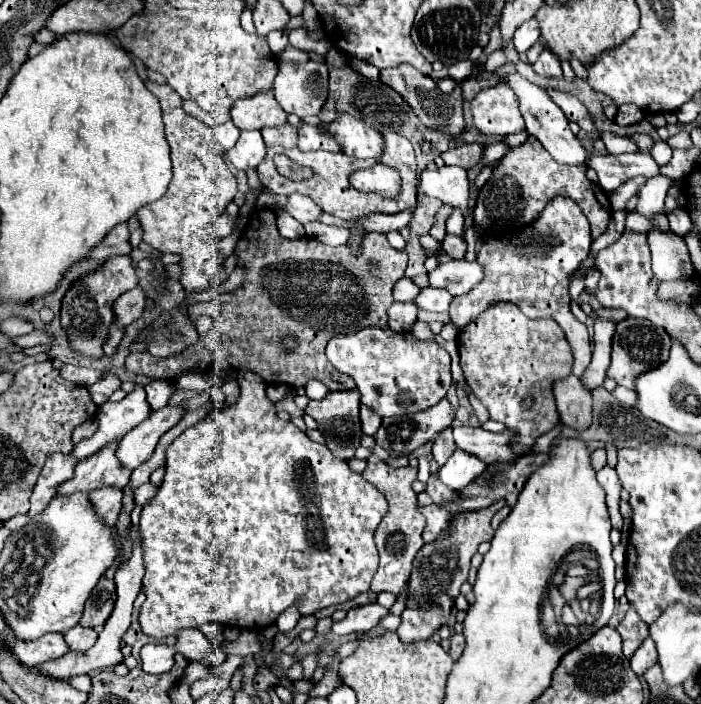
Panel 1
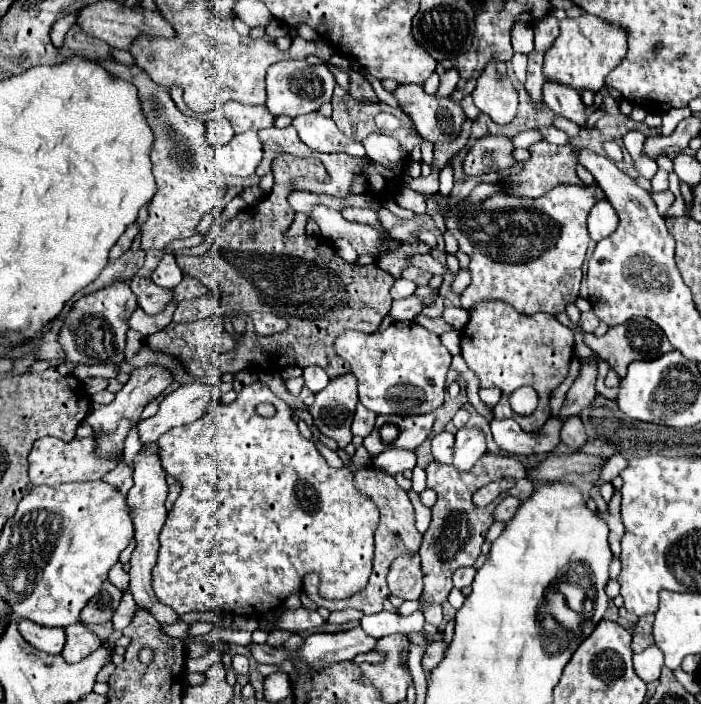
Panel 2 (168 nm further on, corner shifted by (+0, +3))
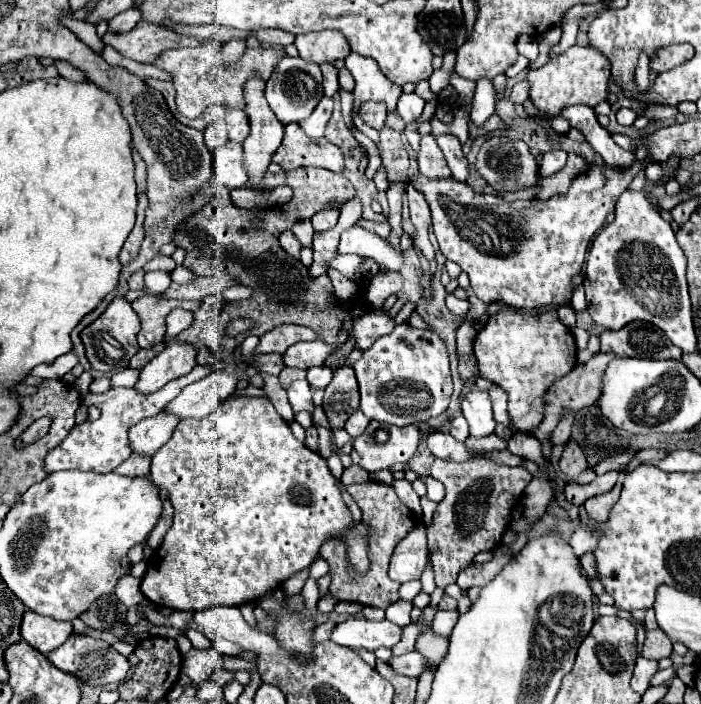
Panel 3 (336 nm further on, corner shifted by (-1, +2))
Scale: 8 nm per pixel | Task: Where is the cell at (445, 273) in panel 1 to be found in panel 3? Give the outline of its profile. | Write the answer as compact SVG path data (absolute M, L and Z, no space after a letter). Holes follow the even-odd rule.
M351 226L341 234L337 254L361 254L373 258L379 266L385 266L393 272L397 272L403 264L401 252L395 252L393 246L379 238L377 234L371 234L359 226Z

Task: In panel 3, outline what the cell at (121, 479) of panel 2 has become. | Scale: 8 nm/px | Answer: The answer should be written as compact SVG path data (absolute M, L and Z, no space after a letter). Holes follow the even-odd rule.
M133 454L121 466L117 466L115 472L123 474L123 476L147 476L149 474L149 462L151 462L151 456L135 456Z

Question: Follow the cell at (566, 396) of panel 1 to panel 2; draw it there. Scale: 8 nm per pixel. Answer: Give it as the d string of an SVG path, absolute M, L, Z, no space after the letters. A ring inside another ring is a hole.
M570 417L562 423L560 429L560 439L566 443L570 449L580 449L586 443L586 433L584 433L584 423L580 417Z

